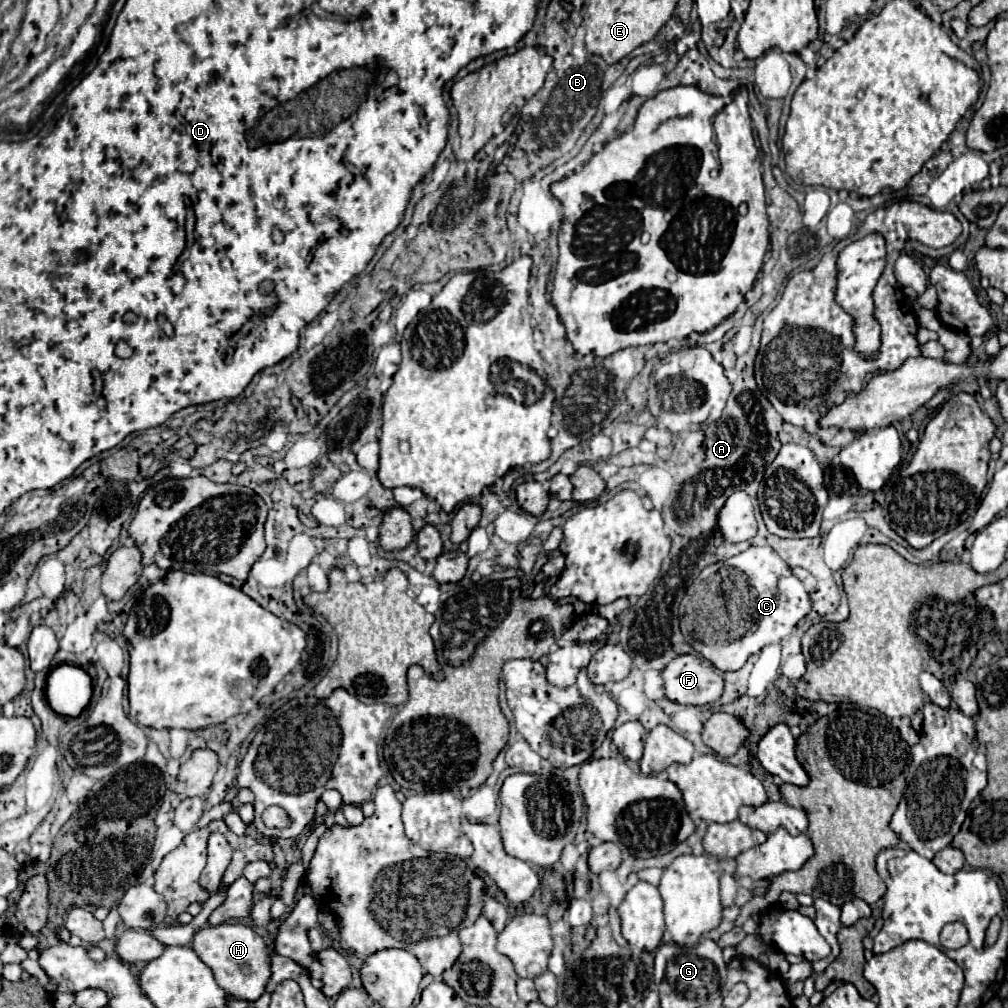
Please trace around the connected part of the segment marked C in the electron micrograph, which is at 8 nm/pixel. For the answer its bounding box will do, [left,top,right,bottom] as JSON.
[688,547,812,671]

